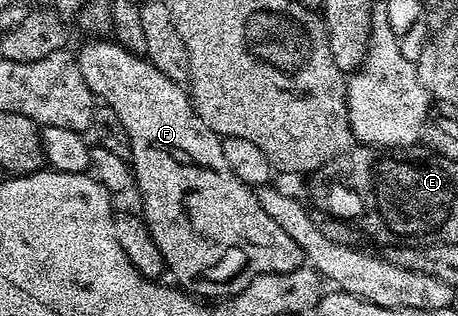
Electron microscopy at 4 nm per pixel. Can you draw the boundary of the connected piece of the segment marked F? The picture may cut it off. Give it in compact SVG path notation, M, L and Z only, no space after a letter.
M89 39L84 43L86 45L82 47L81 54L76 54L75 57L77 66L90 91L100 98L104 104L111 106L119 119L119 123L125 128L125 134L131 143L131 166L135 178L135 189L141 192L142 210L140 209L140 212L145 218L145 225L151 231L151 239L155 239L155 247L159 247L159 251L163 255L168 276L173 276L174 279L172 278L172 280L180 288L196 295L198 298L228 299L235 296L239 291L243 291L243 287L247 287L247 283L251 283L251 279L255 279L259 275L286 273L302 268L303 256L299 245L283 231L282 227L279 227L278 223L271 219L271 216L267 215L267 212L263 211L263 207L257 204L256 192L250 186L244 185L233 174L231 167L227 167L227 159L223 155L223 147L221 146L222 138L218 137L215 131L211 131L211 127L207 127L207 123L203 123L203 119L199 119L188 92L178 82L167 79L167 75L163 75L163 71L156 69L145 57L127 51L117 44L116 40Z

